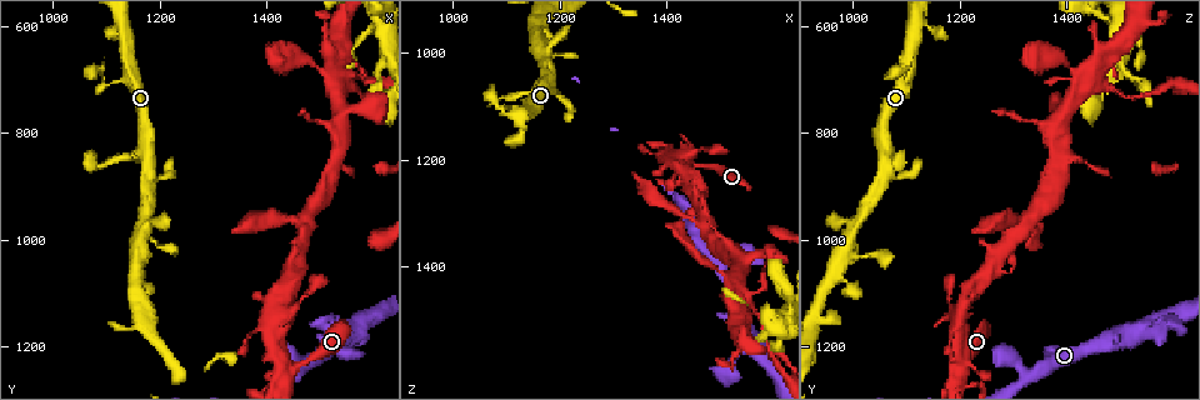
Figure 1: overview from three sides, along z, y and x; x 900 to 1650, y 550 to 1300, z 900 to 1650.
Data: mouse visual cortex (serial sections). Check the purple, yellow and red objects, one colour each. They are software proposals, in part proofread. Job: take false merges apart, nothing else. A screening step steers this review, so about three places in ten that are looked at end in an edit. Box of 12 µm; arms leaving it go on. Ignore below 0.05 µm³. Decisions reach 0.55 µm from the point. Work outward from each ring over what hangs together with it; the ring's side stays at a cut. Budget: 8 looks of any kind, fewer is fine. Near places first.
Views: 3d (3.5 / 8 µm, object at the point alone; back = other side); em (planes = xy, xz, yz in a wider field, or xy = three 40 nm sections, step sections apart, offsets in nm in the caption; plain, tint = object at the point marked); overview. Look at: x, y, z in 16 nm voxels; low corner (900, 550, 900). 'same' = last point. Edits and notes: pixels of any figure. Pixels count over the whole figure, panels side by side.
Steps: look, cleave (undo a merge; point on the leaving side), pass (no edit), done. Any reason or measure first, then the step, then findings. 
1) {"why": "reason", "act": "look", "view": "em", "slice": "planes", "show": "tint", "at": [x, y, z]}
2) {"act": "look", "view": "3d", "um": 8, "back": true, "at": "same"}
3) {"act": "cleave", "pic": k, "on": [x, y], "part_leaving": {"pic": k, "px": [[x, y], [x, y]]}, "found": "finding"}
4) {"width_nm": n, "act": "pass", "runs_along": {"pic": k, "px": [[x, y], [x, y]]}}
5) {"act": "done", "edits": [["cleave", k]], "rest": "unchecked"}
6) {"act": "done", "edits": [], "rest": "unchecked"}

{"why": "sharp bend", "act": "look", "view": "3d", "um": 8, "at": [1080, 685, 1095]}

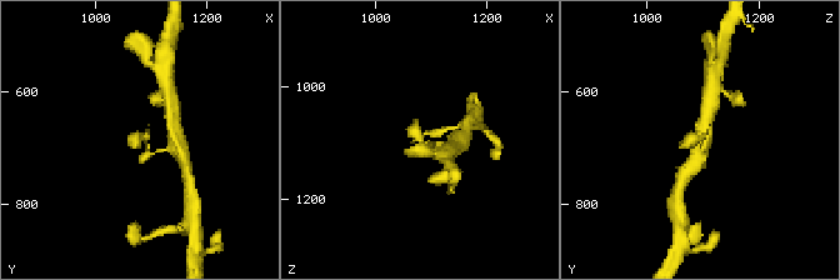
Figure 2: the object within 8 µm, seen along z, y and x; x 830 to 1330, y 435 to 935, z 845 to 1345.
{"why": "closer look", "act": "look", "view": "3d", "um": 3.5, "at": [1075, 680, 1090]}

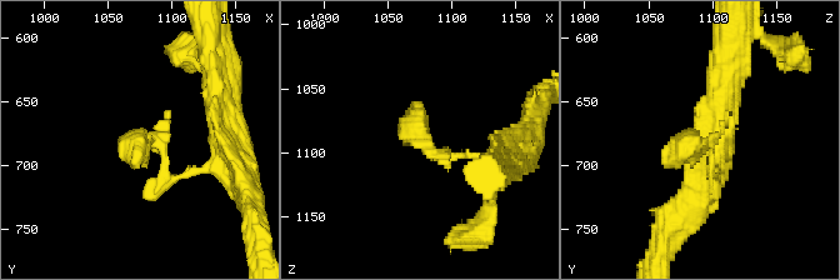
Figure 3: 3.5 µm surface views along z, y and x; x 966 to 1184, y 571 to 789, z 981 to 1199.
{"act": "pass", "found": "all the same cell"}

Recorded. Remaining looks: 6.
{"why": "sharp bend", "act": "look", "view": "3d", "um": 3.5, "at": [1175, 840, 1070]}

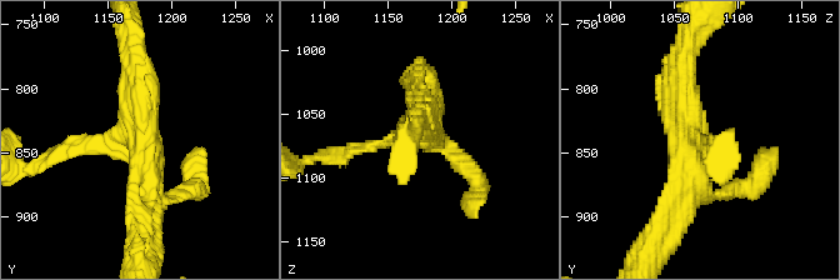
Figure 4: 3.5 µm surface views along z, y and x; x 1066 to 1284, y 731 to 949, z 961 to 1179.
{"arms": 4, "arm_widths_nm": [150, 200, 300, 350], "why": "shape alone is not enough", "act": "look", "view": "em", "slice": "xy", "step": 3, "show": "tint", "at": [1178, 840, 1064]}

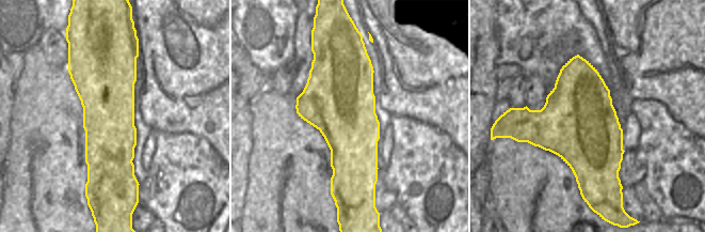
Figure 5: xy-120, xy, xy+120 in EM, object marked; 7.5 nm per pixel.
{"act": "pass", "runs_along": {"pic": 4, "px": [[135, 58], [146, 146], [146, 224]]}, "found": "all the same cell"}

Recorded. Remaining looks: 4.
{"why": "abrupt turn", "act": "look", "view": "3d", "um": 8, "at": [1450, 1235, 1210]}

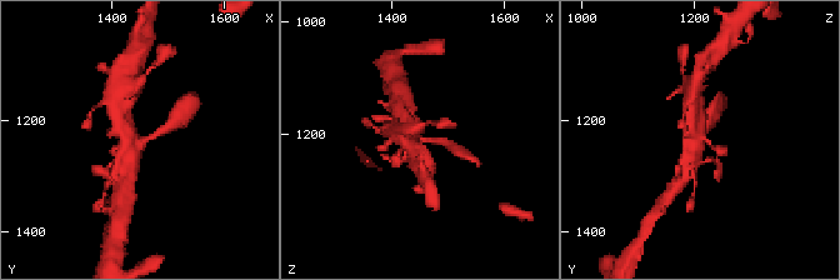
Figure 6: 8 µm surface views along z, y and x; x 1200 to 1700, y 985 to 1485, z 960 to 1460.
{"act": "look", "view": "em", "slice": "xy", "step": 5, "show": "tint", "at": [1450, 1235, 1210]}

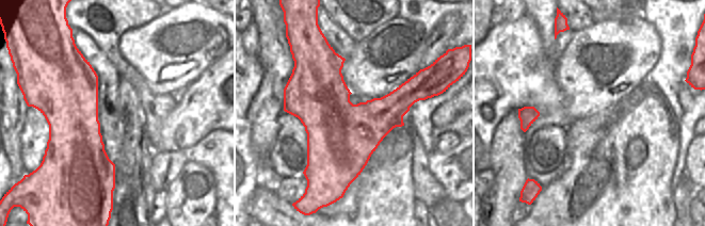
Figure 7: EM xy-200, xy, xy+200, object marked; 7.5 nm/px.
{"width_nm": 500, "act": "pass", "runs_along": {"pic": 6, "px": [[450, 146], [398, 130]]}, "found": "one cell here"}

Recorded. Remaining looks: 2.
{"why": "thick turns thin", "act": "look", "view": "3d", "um": 3.5, "back": true, "at": [1565, 720, 1480]}

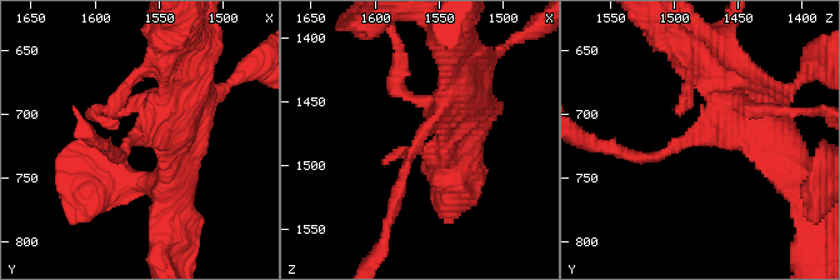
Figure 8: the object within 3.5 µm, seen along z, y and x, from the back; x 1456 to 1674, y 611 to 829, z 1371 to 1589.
{"arm_widths_nm": [150, 450], "why": "now the EM", "act": "look", "view": "em", "slice": "xy", "step": 2, "show": "tint", "at": [1568, 718, 1482]}

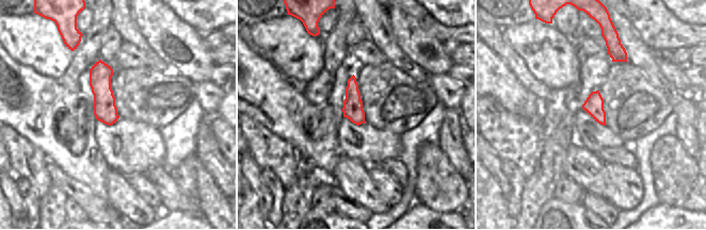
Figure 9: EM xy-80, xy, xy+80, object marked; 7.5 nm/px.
{"act": "pass", "found": "all the same cell"}

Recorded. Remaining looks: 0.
{"act": "done", "edits": [], "rest": "unchecked"}

